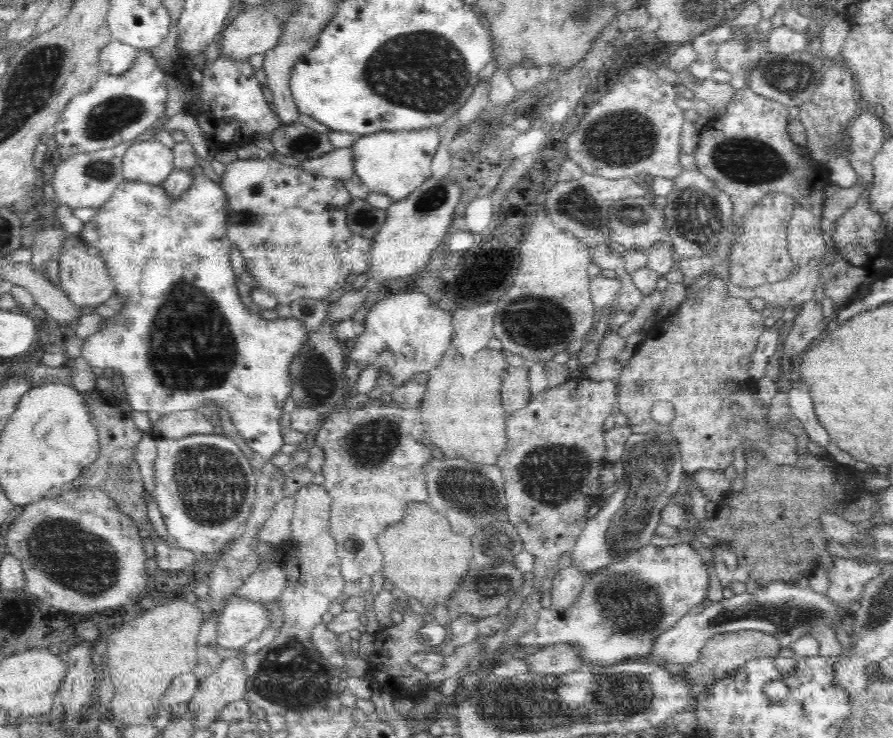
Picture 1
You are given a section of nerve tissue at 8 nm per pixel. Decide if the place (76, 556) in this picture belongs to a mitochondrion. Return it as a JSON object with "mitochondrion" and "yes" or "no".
{"mitochondrion":"yes"}

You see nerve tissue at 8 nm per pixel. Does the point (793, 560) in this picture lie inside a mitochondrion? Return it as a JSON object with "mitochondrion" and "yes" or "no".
{"mitochondrion":"no"}

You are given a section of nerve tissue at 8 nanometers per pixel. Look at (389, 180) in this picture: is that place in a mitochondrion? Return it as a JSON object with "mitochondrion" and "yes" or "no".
{"mitochondrion":"no"}

